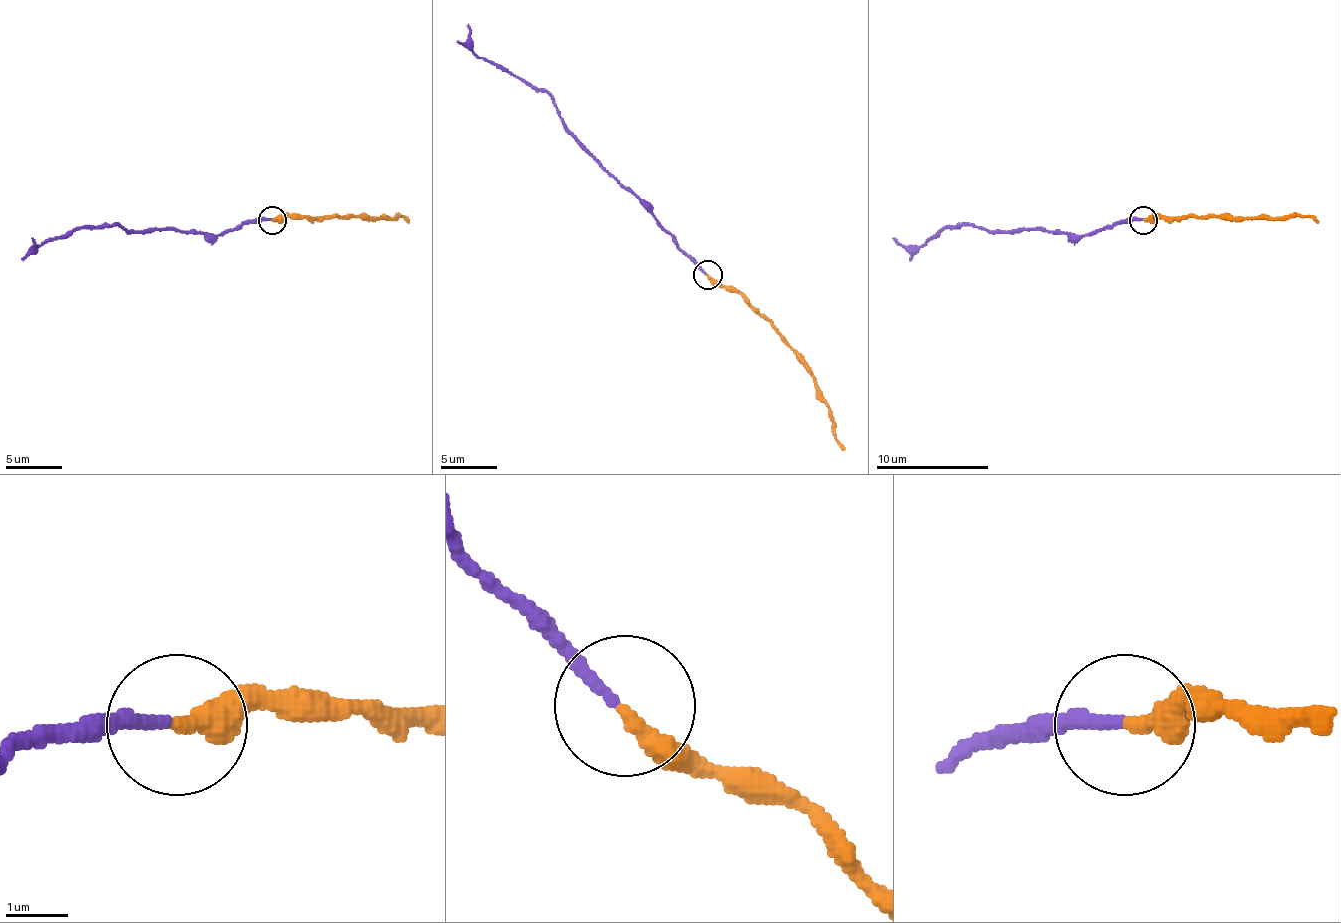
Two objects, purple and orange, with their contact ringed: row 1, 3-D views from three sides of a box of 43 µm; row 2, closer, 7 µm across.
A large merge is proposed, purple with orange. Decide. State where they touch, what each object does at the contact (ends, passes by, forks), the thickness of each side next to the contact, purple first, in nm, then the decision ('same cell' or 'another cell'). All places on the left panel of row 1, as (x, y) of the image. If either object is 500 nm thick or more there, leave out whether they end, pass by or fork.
(272, 220) | purple ends | orange ends | 190/320 nm | same cell

